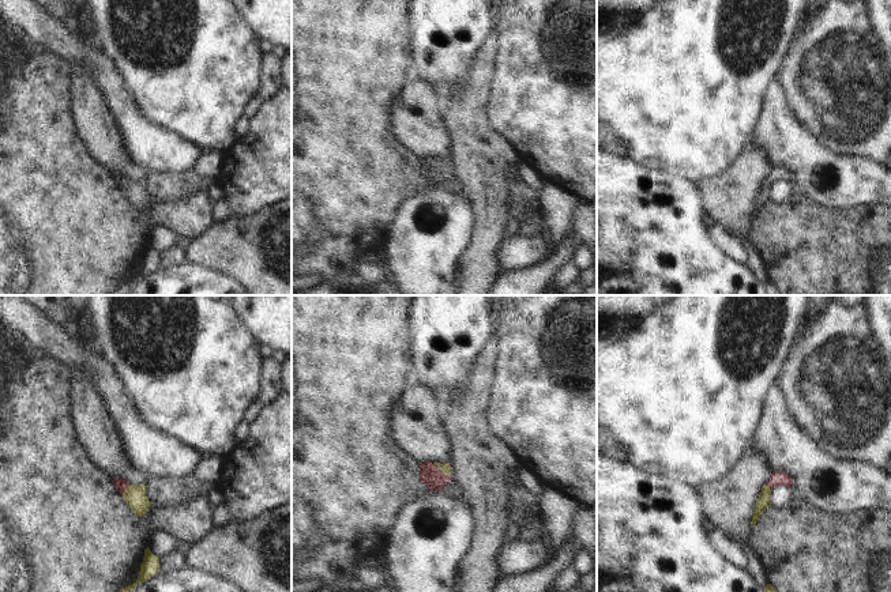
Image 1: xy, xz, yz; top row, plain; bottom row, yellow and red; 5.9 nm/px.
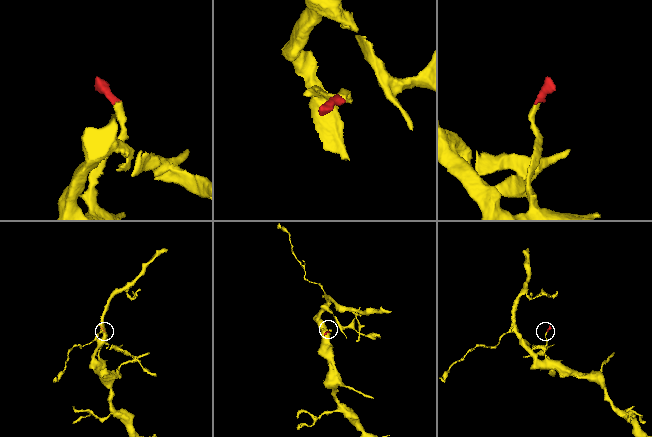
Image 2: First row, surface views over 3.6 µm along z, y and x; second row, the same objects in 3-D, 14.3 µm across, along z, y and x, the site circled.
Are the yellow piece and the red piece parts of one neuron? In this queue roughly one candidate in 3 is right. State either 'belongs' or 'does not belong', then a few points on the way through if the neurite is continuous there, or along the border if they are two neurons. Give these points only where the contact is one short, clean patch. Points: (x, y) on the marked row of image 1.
belongs | across xz (446, 468), (442, 471), (431, 475)

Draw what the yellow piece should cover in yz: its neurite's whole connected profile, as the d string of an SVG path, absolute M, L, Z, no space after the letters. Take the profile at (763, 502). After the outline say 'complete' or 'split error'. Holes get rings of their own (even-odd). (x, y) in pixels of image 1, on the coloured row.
M772 472L771 474L770 480L762 487L762 493L760 493L759 499L756 502L755 513L752 516L751 528L755 527L755 524L759 521L759 519L762 517L764 510L770 506L771 491L777 486L793 487L793 482L789 478L789 475L785 472Z; split error

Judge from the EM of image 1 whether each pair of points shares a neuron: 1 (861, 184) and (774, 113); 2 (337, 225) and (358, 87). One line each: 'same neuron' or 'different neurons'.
1: same neuron
2: same neuron

